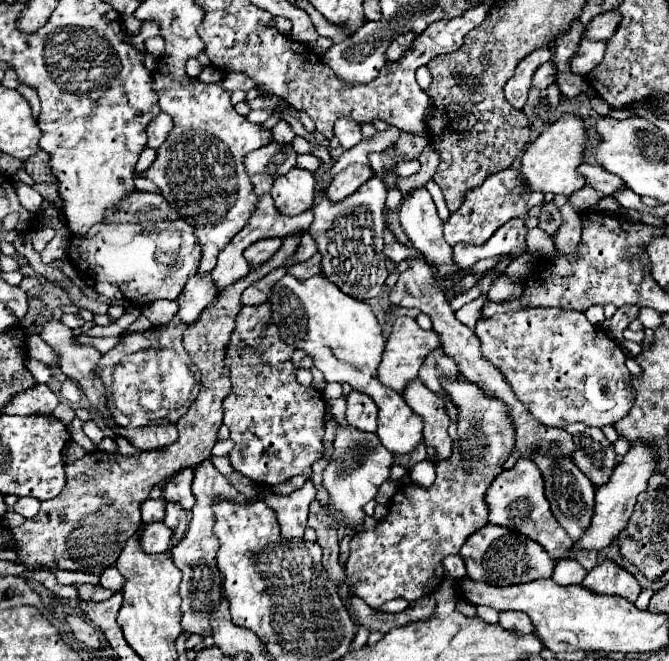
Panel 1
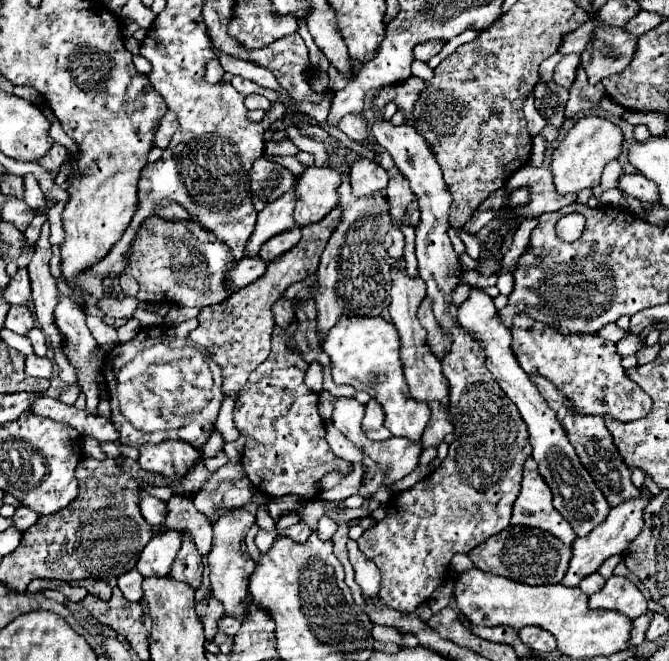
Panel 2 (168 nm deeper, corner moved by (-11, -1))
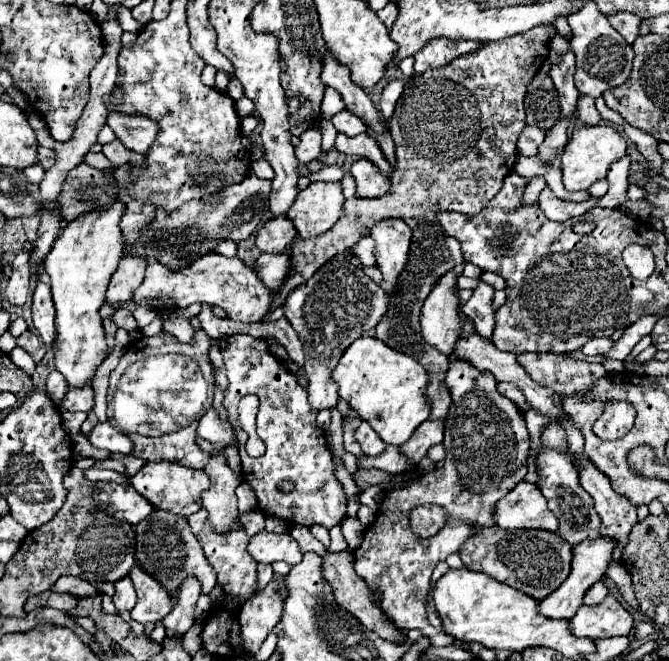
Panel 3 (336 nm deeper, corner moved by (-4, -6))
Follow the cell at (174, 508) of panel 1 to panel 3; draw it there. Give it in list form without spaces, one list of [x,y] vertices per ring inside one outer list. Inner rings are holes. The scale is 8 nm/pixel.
[[[195,577],[185,579],[185,583],[181,585],[177,597],[173,599],[173,611],[163,619],[165,631],[167,635],[185,635],[187,629],[193,625],[193,609],[195,609],[195,601],[201,593],[201,585]]]

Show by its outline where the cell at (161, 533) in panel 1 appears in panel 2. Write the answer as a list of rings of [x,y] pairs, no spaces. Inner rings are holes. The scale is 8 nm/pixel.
[[[164,530],[156,532],[148,546],[142,550],[138,558],[138,572],[142,576],[164,576],[170,574],[170,566],[180,550],[180,532],[178,530]]]

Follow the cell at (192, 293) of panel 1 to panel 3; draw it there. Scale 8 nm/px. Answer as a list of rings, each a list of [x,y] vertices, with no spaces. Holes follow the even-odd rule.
[[[263,253],[257,259],[257,277],[271,289],[279,291],[291,273],[291,253]]]

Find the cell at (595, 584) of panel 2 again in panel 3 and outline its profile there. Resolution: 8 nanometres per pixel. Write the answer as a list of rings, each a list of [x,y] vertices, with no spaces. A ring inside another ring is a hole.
[[[597,581],[589,591],[587,591],[587,595],[585,595],[585,605],[599,605],[599,603],[603,603],[603,599],[609,595],[609,591],[607,591],[607,587],[605,587],[605,583],[603,581]]]

